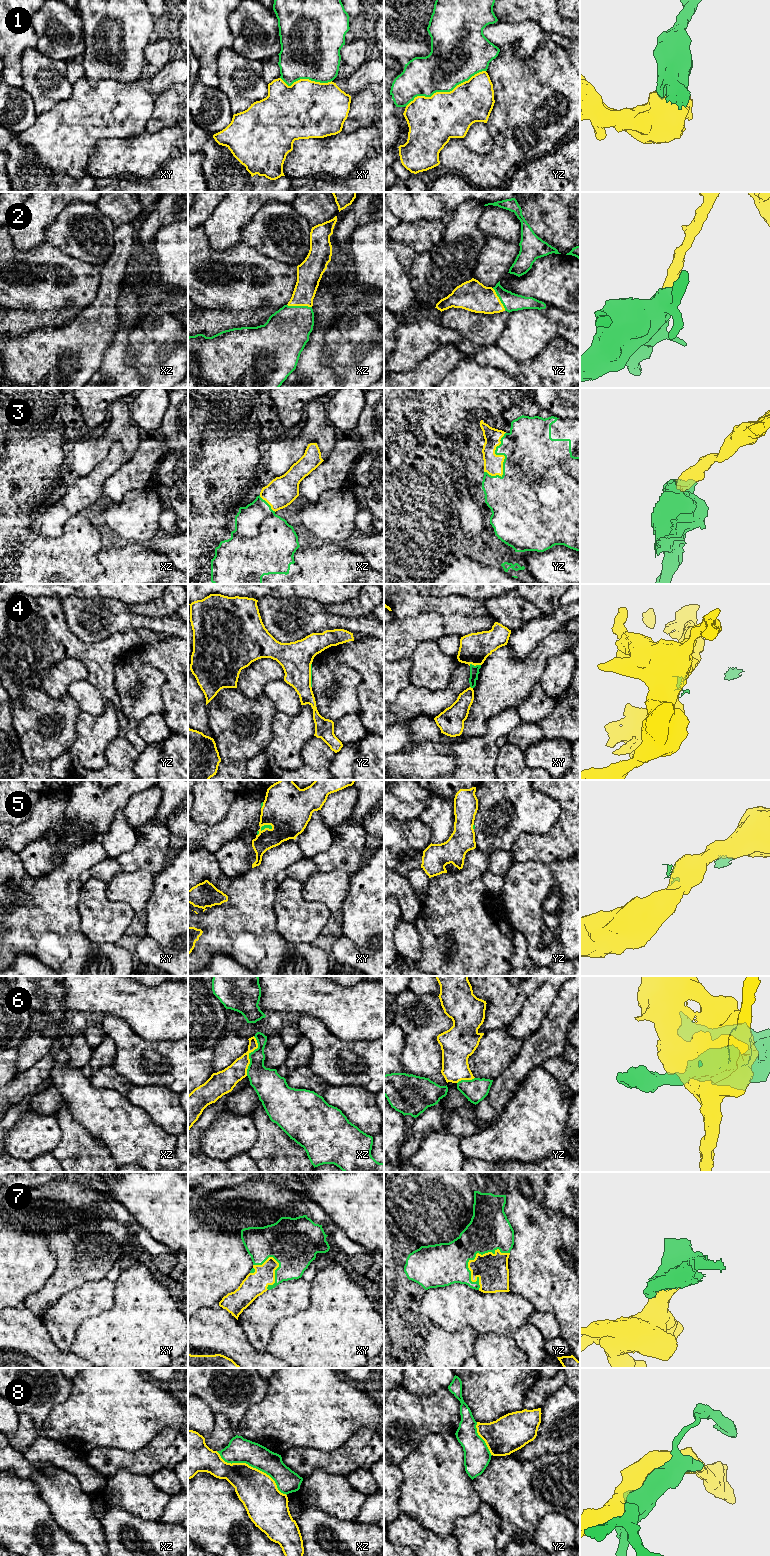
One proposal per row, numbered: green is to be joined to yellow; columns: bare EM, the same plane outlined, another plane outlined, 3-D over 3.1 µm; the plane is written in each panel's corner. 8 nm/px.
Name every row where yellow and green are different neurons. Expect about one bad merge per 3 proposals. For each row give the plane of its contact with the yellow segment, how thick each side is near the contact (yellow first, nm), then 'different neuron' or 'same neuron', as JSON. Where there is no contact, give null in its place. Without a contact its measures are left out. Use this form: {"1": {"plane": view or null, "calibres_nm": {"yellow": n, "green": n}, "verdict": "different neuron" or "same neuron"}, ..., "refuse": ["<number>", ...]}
{"1": {"plane": "yz", "calibres_nm": {"yellow": 380, "green": 380}, "verdict": "different neuron"}, "2": {"plane": "xz", "calibres_nm": {"yellow": 190, "green": 360}, "verdict": "same neuron"}, "3": {"plane": "yz", "calibres_nm": {"yellow": 160, "green": 480}, "verdict": "same neuron"}, "4": {"plane": "xy", "calibres_nm": {"yellow": 240, "green": 80}, "verdict": "different neuron"}, "5": {"plane": "xy", "calibres_nm": {"yellow": 380, "green": 30}, "verdict": "different neuron"}, "6": {"plane": "xz", "calibres_nm": {"yellow": 160, "green": 220}, "verdict": "different neuron"}, "7": {"plane": "yz", "calibres_nm": {"yellow": 260, "green": 340}, "verdict": "same neuron"}, "8": {"plane": "xz", "calibres_nm": {"yellow": 320, "green": 200}, "verdict": "different neuron"}, "refuse": ["1", "4", "5", "6", "8"]}

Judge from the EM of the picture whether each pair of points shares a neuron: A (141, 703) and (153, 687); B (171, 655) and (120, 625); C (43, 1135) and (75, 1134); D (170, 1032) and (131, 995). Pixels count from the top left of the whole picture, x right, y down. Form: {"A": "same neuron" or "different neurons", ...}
{"A": "same neuron", "B": "different neurons", "C": "different neurons", "D": "same neuron"}

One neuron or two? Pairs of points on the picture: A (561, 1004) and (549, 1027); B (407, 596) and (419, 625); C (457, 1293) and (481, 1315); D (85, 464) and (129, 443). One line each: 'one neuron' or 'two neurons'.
A: one neuron
B: two neurons
C: one neuron
D: one neuron

